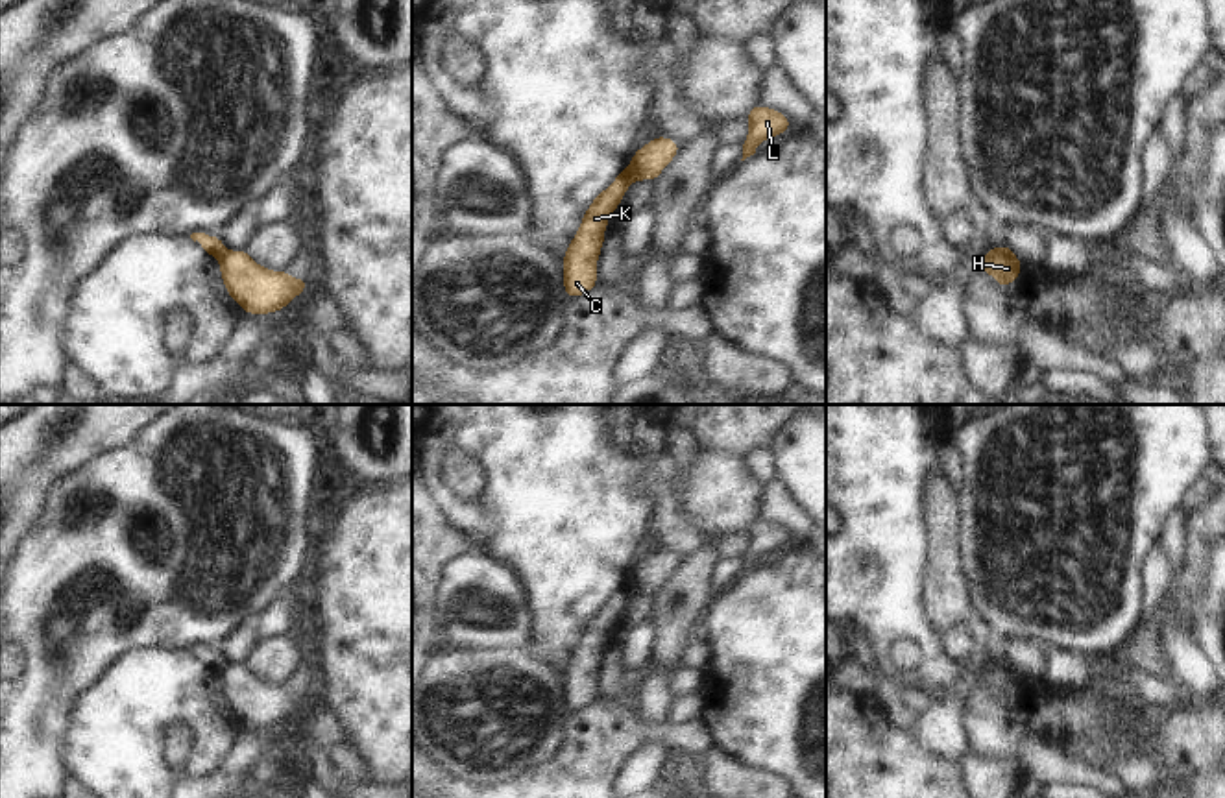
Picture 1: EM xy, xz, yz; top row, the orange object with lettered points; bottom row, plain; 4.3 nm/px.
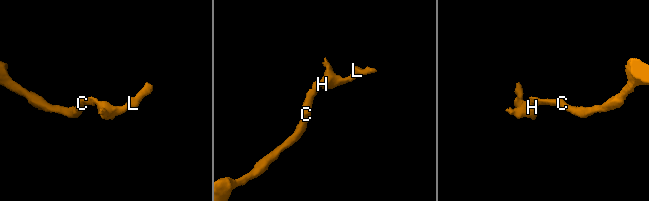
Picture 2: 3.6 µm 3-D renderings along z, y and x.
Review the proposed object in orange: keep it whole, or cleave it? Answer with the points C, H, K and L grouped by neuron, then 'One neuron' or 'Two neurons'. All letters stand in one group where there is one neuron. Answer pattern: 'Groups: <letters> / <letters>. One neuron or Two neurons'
Groups: C K / H L. Two neurons.

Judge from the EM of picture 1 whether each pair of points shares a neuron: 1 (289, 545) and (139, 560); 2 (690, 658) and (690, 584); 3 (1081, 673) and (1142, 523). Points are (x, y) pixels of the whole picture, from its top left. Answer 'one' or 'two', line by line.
1: one
2: two
3: two

